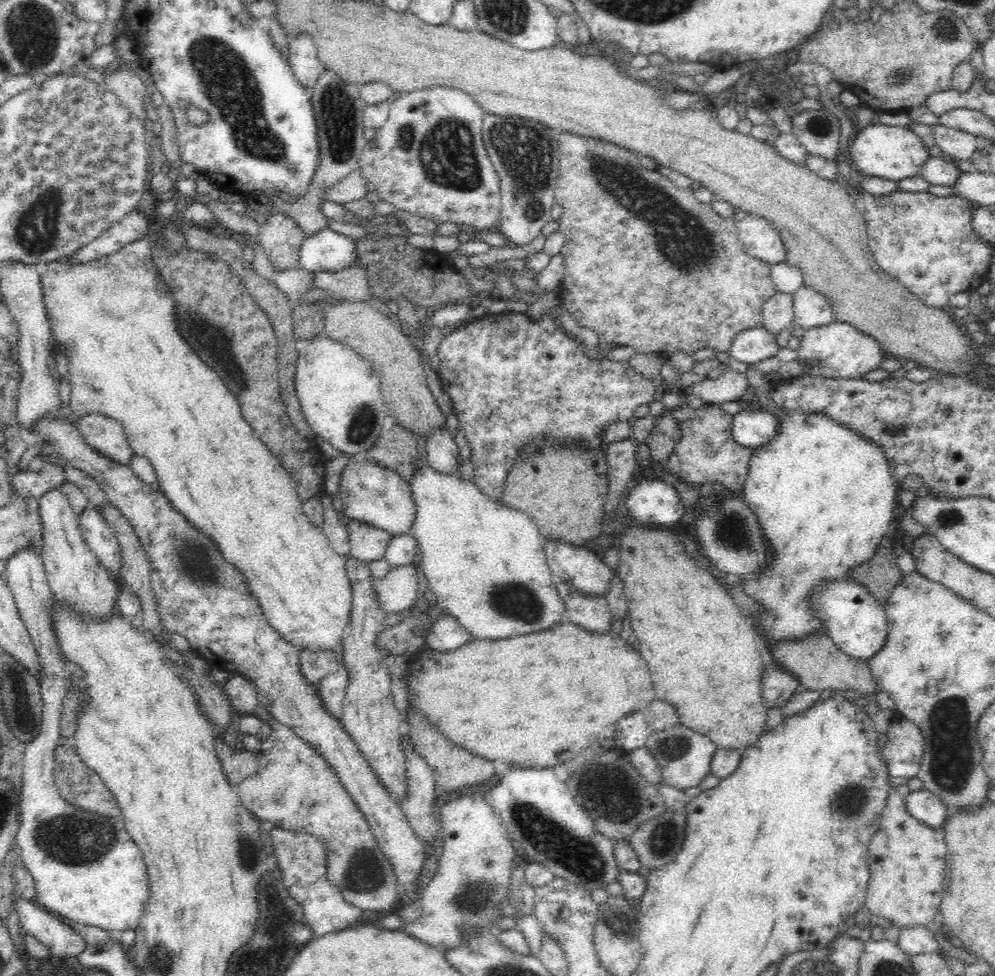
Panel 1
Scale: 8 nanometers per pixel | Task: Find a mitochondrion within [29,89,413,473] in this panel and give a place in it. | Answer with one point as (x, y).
(207, 338)

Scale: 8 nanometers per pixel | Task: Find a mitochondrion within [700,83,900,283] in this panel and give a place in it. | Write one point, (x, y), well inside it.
(818, 125)

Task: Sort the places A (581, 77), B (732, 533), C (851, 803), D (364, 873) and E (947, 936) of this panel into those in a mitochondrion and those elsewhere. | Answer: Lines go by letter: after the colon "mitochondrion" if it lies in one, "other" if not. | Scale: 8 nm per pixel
A: other
B: mitochondrion
C: mitochondrion
D: mitochondrion
E: other

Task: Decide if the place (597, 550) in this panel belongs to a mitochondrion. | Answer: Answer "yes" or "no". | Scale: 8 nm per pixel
no

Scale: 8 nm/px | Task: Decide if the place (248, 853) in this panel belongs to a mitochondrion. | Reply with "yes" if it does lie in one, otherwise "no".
yes

